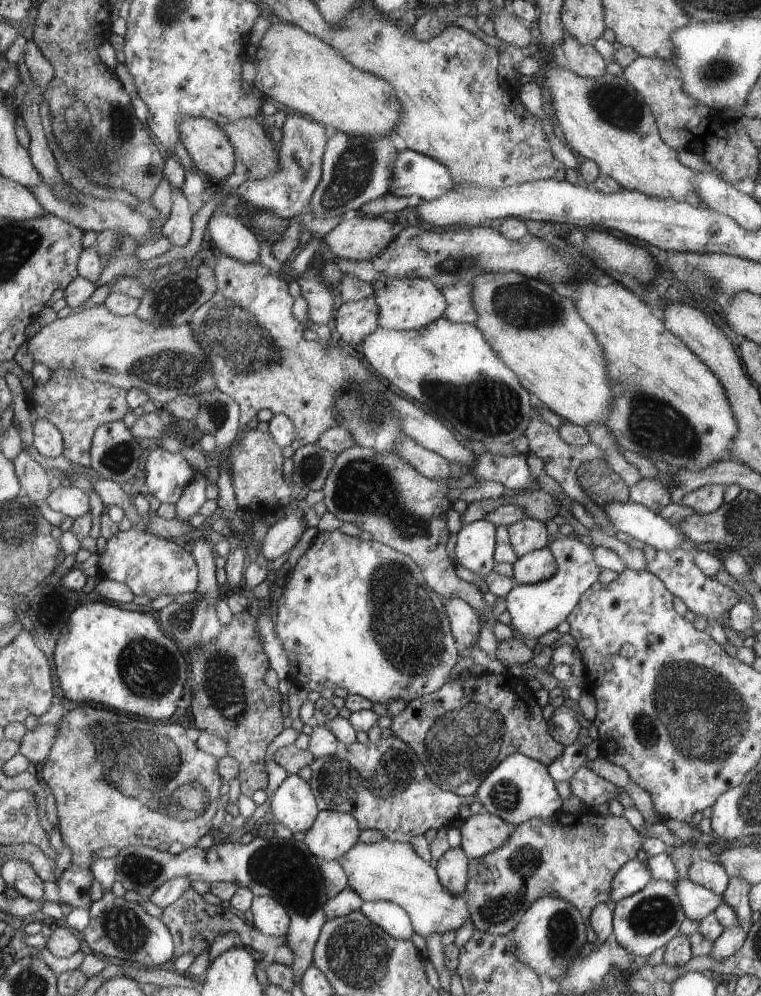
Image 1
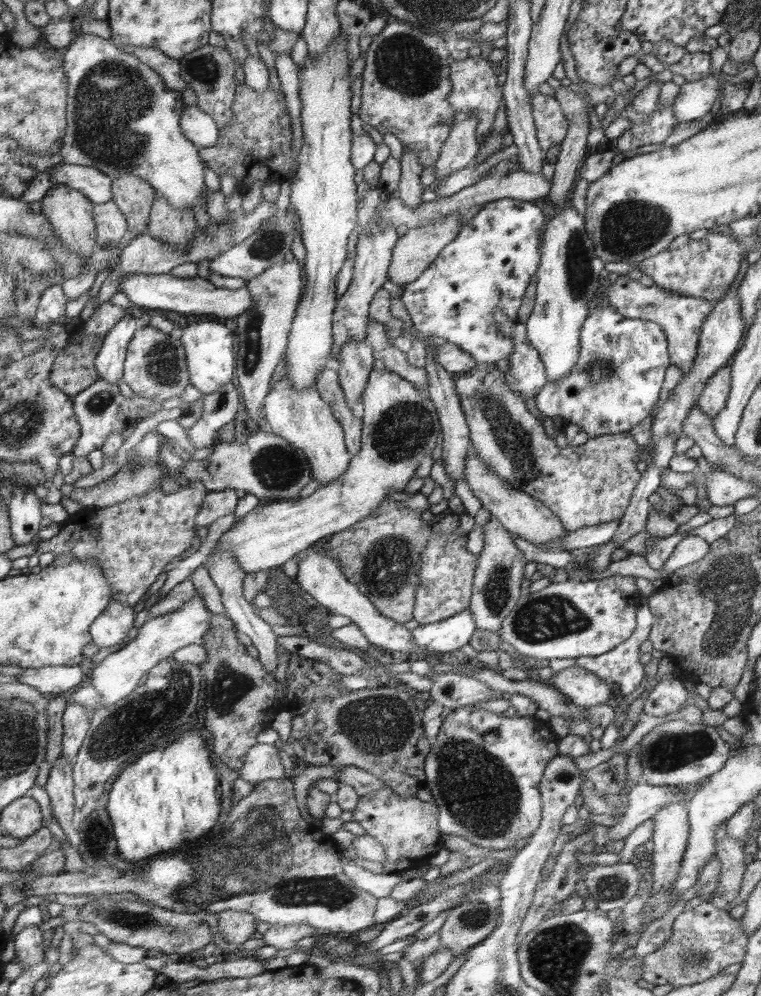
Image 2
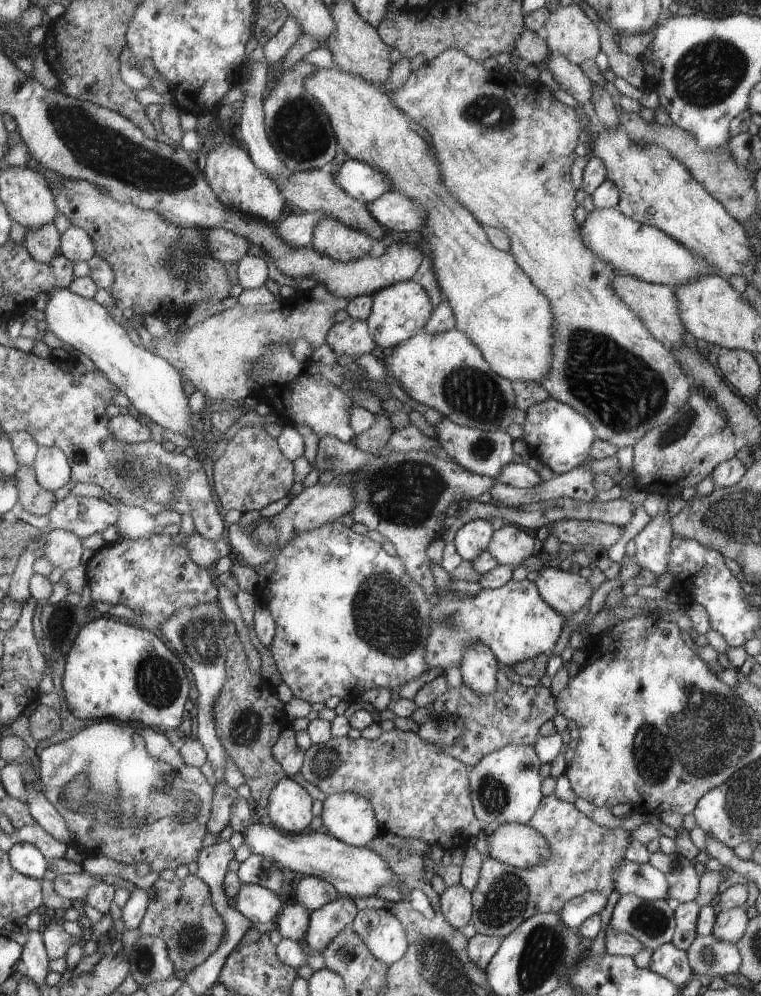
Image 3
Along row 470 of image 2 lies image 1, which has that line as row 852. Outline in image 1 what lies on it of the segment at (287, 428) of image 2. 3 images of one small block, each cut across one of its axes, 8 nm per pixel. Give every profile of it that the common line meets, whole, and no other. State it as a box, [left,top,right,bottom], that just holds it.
[304,809,362,861]

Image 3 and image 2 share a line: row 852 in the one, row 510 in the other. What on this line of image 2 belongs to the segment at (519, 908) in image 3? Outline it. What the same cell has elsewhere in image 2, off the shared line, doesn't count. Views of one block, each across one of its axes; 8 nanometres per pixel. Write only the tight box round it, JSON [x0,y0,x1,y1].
[451,363,641,531]

